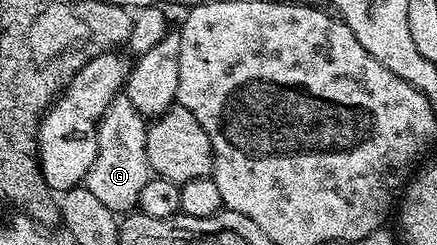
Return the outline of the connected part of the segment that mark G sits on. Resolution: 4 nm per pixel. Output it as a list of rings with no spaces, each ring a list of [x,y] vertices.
[[[124,94],[118,95],[111,102],[111,106],[101,116],[101,121],[97,124],[97,157],[91,170],[85,176],[83,184],[84,187],[91,190],[91,194],[95,194],[95,198],[99,198],[99,202],[103,202],[103,206],[107,206],[107,210],[118,214],[132,213],[137,208],[139,194],[143,191],[143,186],[147,186],[147,182],[151,179],[147,162],[146,127],[146,117],[141,116],[139,110],[135,110],[135,106]]]

